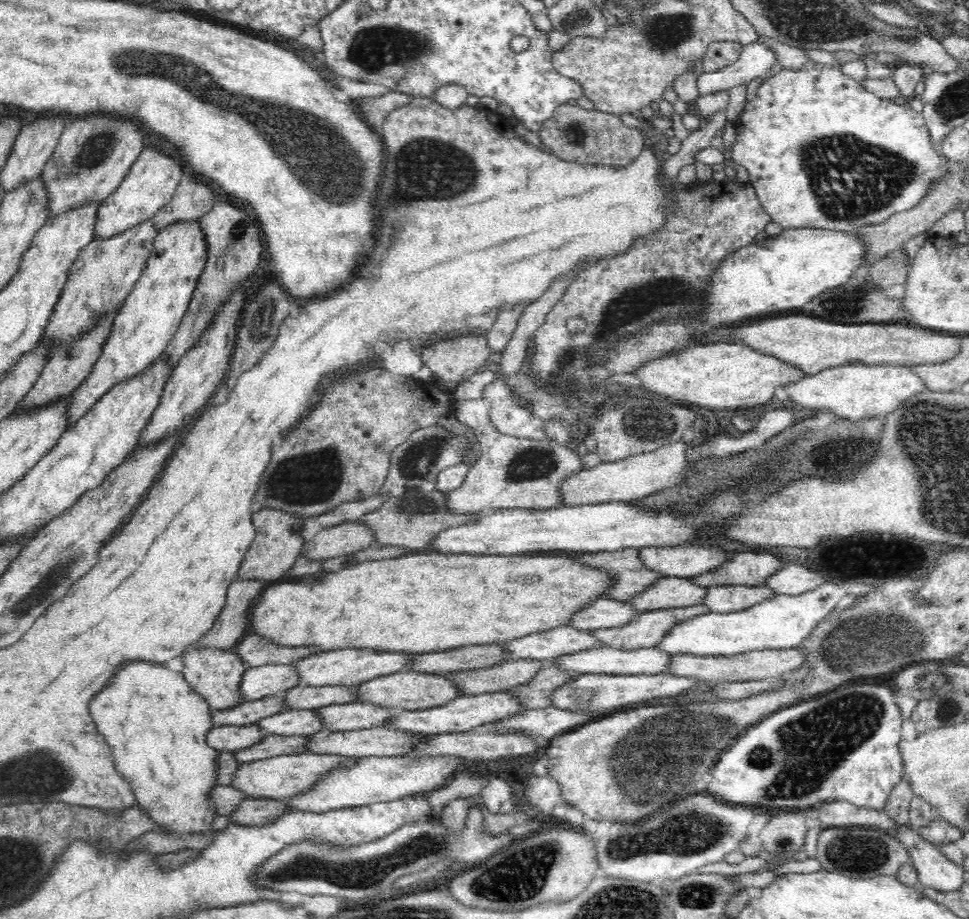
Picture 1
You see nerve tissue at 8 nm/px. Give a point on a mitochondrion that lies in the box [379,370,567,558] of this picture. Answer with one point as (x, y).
(418, 460)

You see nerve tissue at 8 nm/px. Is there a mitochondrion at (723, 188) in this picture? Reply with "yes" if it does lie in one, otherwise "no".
no

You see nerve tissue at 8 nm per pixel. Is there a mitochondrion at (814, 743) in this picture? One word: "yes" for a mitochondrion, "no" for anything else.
yes

